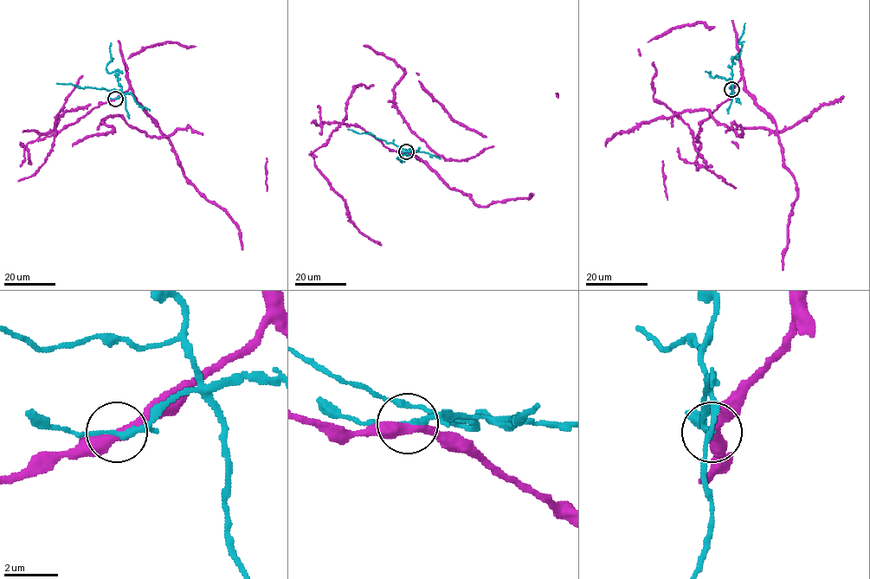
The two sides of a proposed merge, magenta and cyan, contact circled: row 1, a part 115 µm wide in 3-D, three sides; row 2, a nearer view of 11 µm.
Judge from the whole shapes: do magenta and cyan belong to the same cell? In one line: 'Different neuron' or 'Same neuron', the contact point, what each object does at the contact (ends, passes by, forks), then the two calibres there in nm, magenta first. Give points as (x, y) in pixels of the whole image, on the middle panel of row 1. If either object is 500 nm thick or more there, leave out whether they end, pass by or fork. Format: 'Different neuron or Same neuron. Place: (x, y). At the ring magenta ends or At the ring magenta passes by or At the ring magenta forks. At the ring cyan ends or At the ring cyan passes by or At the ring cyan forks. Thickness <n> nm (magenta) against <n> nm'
Different neuron. Place: (406, 151). At the ring magenta passes by. At the ring cyan passes by. Thickness 400 nm (magenta) against 180 nm

